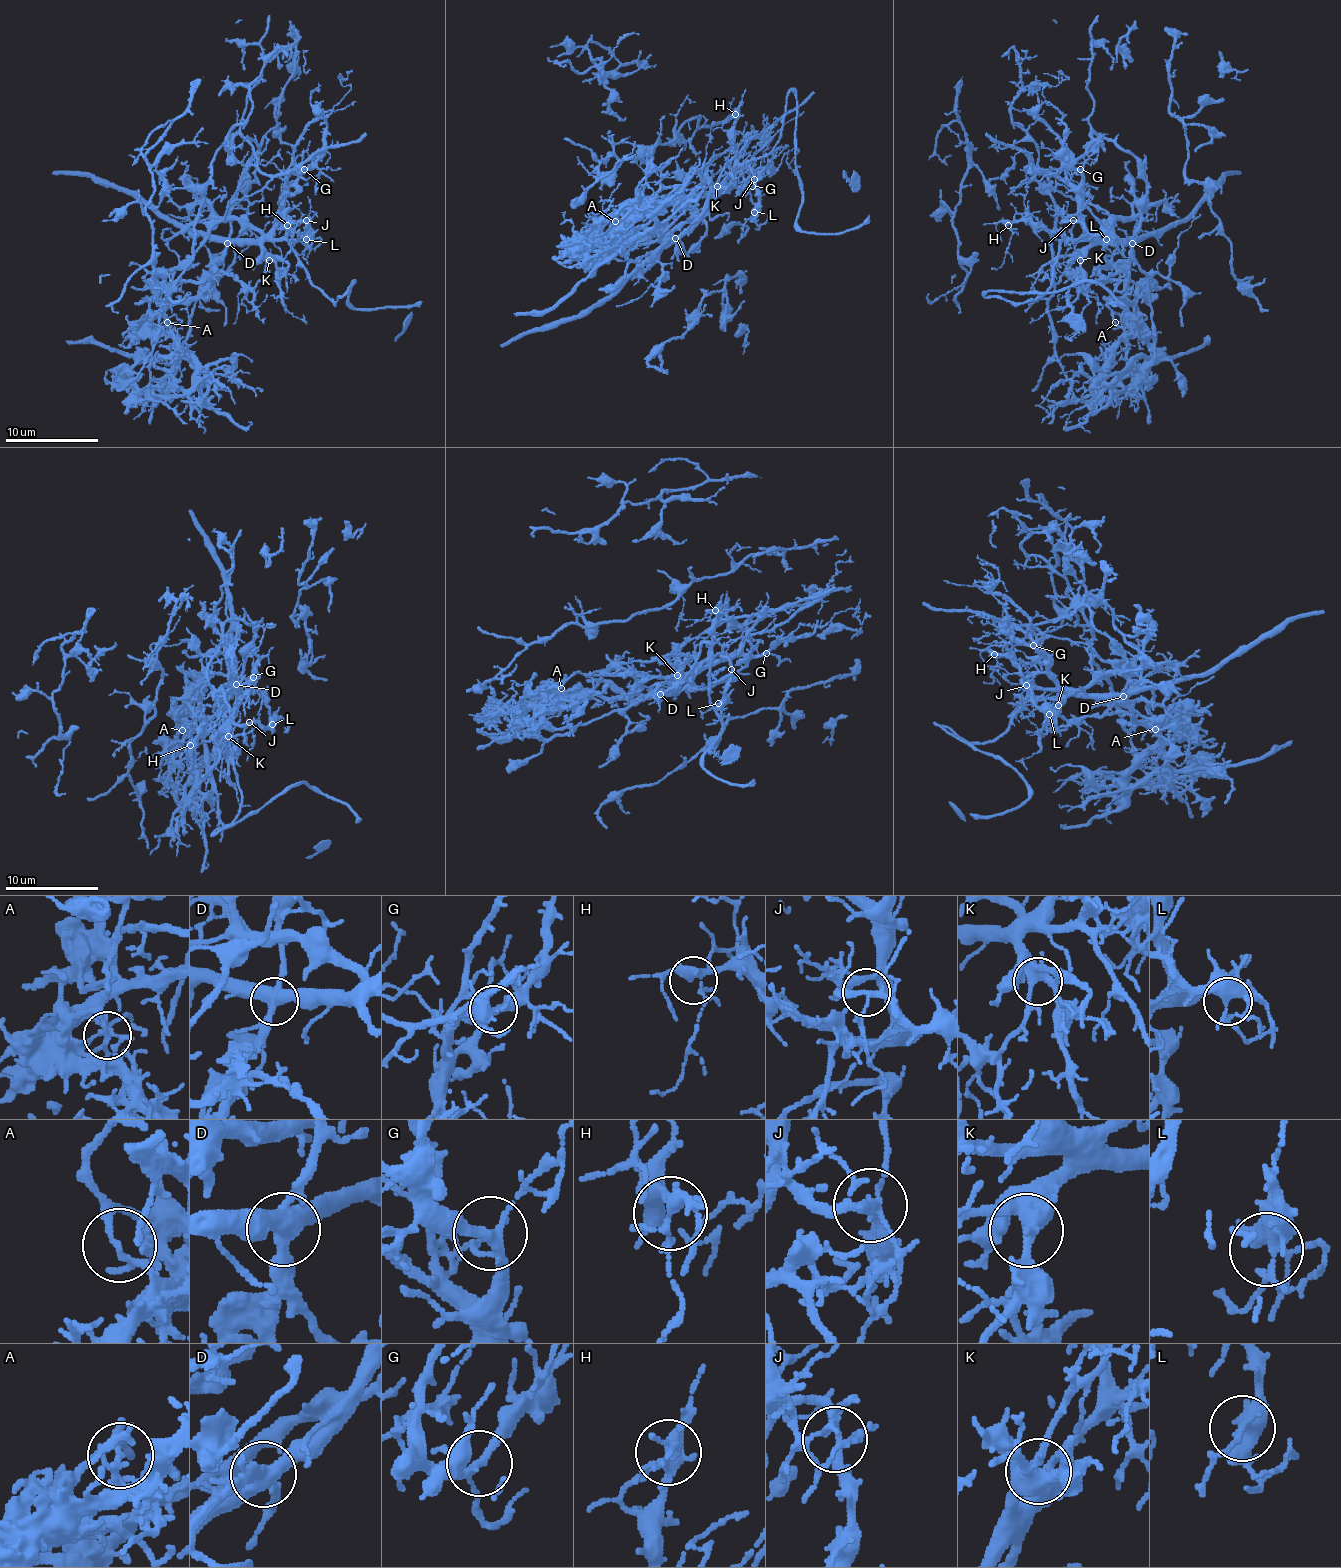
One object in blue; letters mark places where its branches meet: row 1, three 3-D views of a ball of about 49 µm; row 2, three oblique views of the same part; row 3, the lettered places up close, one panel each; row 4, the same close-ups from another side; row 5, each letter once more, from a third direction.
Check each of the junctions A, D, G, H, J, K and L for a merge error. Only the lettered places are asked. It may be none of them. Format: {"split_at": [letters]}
{"split_at": ["A", "D"]}

